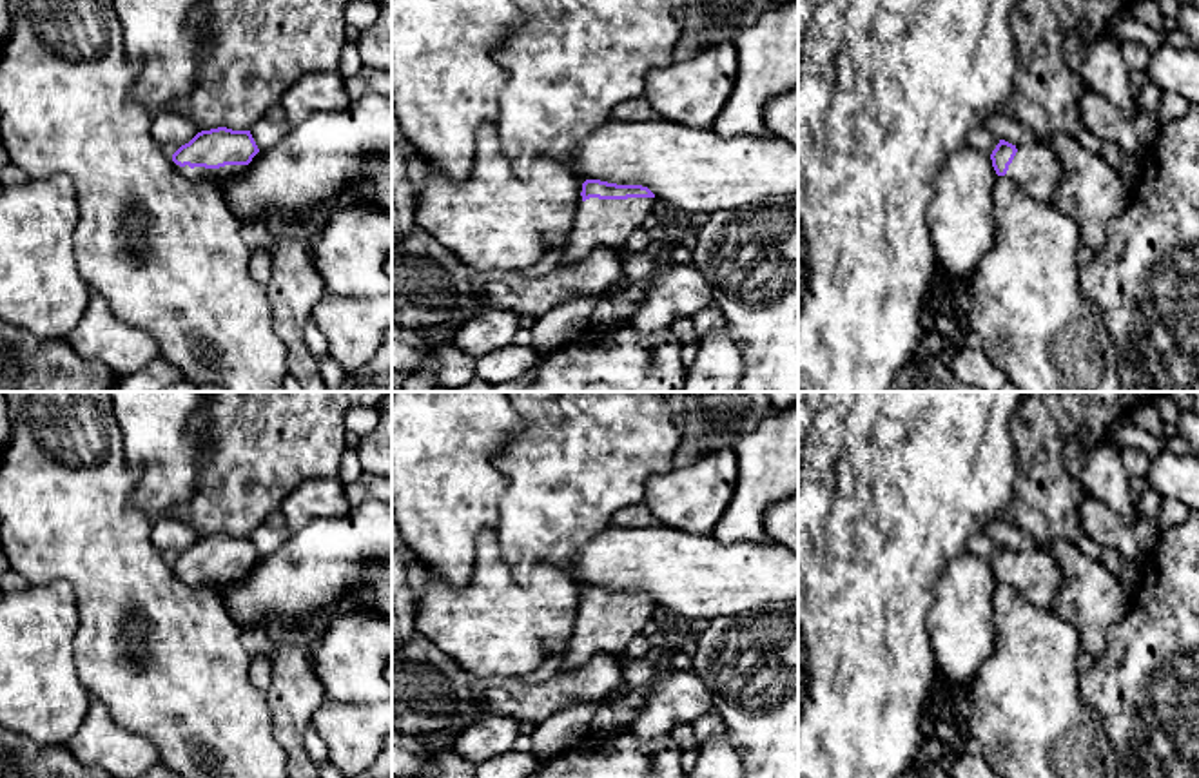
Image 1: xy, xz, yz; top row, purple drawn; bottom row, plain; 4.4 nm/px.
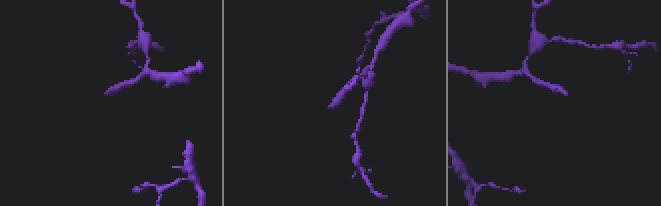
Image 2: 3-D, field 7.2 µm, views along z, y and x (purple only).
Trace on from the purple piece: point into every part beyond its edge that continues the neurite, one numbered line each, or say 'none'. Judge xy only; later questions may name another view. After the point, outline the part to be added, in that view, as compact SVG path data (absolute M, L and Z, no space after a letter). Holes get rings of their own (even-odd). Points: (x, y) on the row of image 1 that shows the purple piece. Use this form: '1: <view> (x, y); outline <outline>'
1: xy (198, 173); outline M176 165L176 170L180 176L183 176L185 180L190 181L214 181L214 180L221 180L221 178L229 178L229 176L239 176L247 165L225 165L219 169L205 169L205 167L194 167L190 169L189 165L180 167Z

